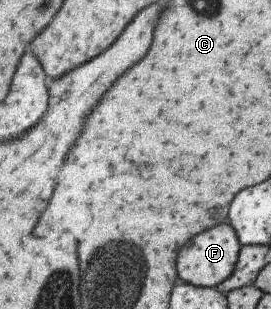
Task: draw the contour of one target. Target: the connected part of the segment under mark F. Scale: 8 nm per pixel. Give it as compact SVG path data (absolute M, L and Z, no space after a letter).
M216 225L204 233L196 235L188 245L184 245L184 249L180 249L180 253L176 257L178 281L196 287L215 288L232 273L240 248L238 238L230 225Z

